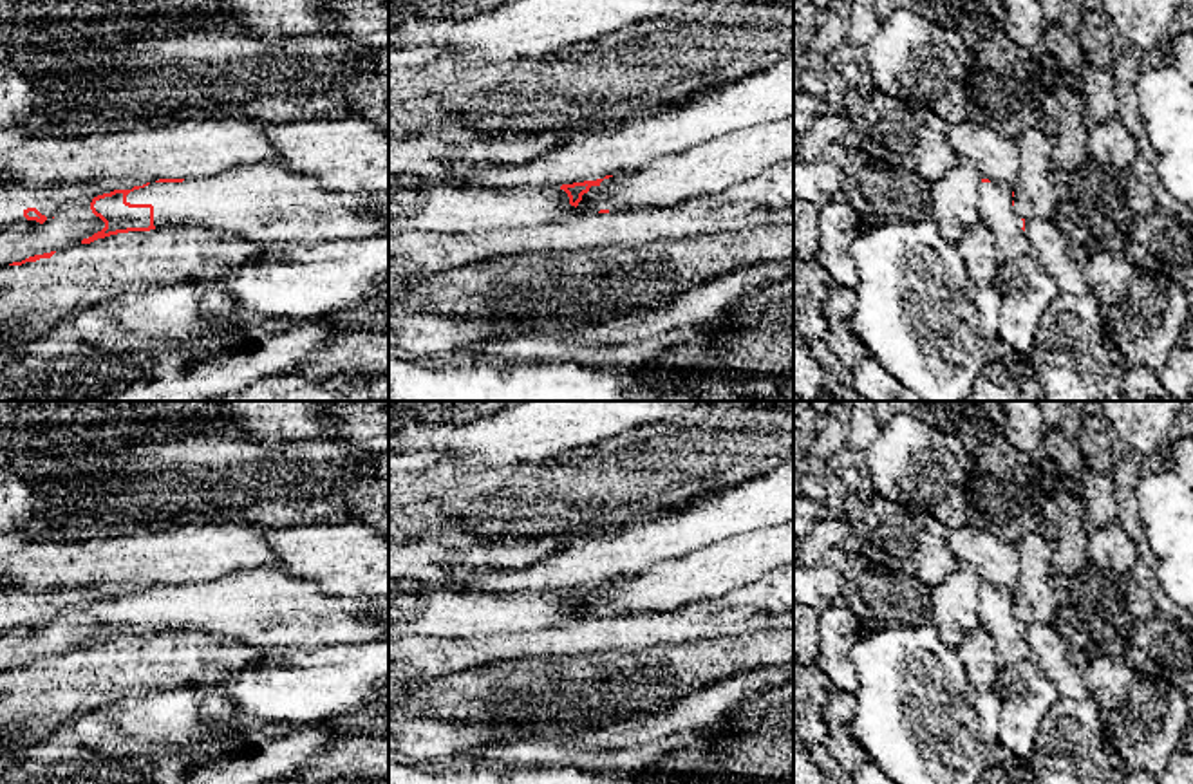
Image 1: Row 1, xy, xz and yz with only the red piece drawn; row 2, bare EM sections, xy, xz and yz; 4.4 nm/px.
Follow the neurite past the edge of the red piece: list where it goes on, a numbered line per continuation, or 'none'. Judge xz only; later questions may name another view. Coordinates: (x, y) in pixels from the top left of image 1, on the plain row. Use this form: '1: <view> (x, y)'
1: xz (716, 569)

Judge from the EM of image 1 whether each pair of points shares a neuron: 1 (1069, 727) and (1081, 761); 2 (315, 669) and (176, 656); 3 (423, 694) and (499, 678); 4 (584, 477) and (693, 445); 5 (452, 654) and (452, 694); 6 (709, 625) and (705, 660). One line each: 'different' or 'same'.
1: same
2: different
3: same
4: same
5: different
6: different

